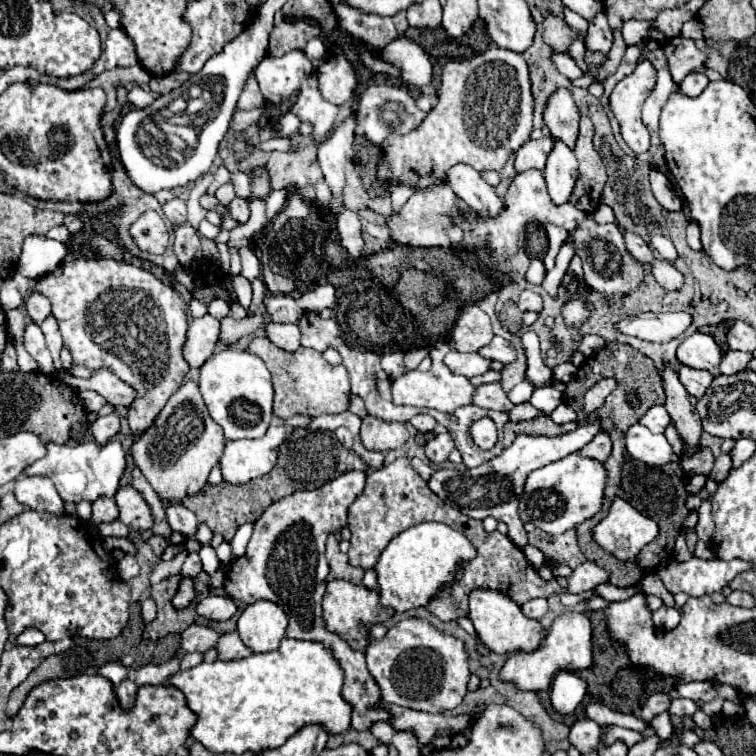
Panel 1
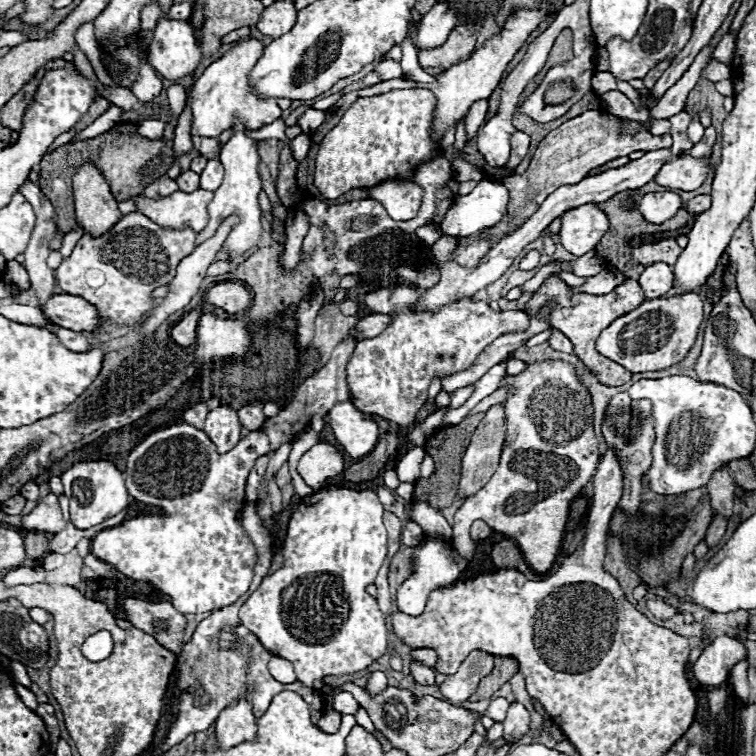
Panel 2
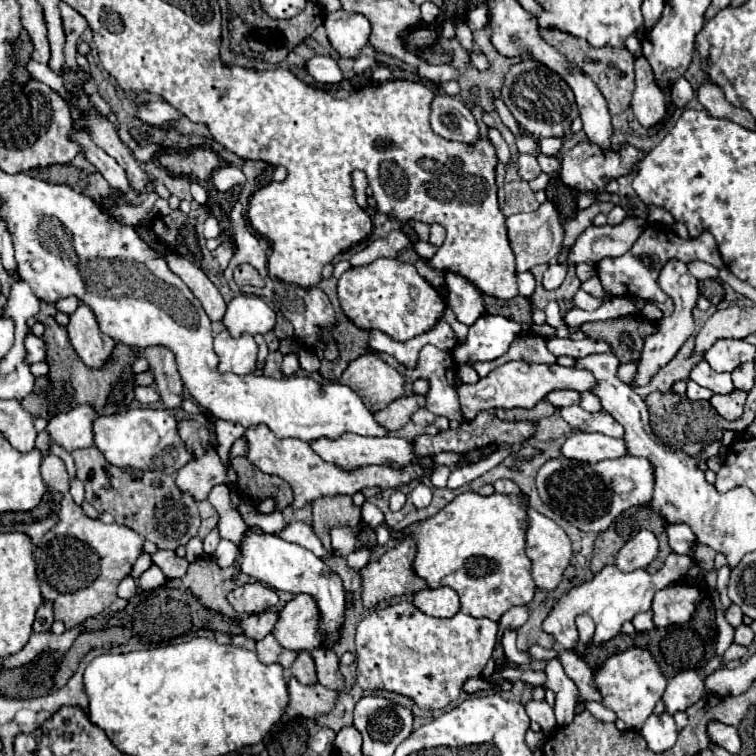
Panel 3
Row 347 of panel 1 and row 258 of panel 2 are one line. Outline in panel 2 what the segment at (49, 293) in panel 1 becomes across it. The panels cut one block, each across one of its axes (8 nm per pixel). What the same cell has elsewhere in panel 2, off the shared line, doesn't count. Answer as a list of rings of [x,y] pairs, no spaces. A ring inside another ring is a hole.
[[[130,212],[130,214],[122,216],[106,234],[102,234],[98,238],[94,238],[86,232],[74,246],[72,254],[66,260],[62,260],[62,264],[56,268],[56,282],[64,294],[80,296],[86,302],[90,302],[98,310],[98,316],[102,322],[116,324],[116,326],[136,326],[154,308],[154,298],[150,294],[158,286],[170,284],[174,280],[178,262],[194,250],[194,246],[196,246],[194,238],[196,238],[196,234],[192,230],[162,228],[162,226],[150,222],[144,214]]]

